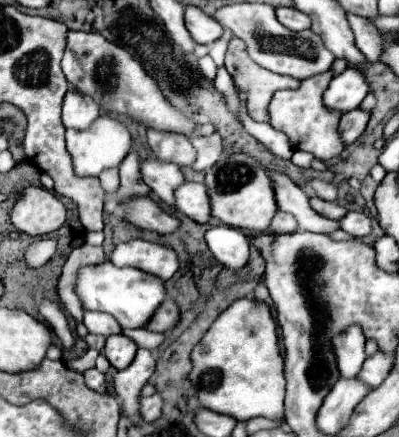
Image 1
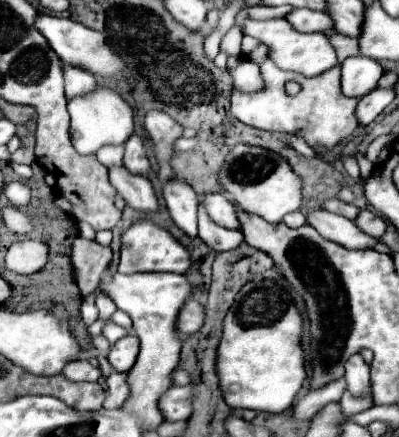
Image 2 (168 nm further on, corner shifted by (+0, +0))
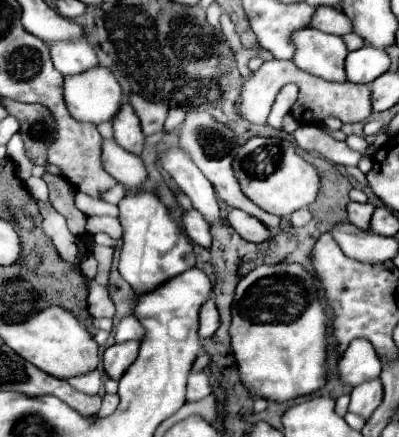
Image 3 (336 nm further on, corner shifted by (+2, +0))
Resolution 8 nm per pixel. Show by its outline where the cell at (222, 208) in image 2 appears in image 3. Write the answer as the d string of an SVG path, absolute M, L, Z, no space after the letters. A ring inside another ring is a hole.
M228 210L228 222L232 224L232 228L236 228L236 232L240 232L240 236L244 236L244 240L250 242L266 242L272 240L276 236L276 232L272 232L270 228L266 228L264 224L260 224L258 218L242 212L242 210Z

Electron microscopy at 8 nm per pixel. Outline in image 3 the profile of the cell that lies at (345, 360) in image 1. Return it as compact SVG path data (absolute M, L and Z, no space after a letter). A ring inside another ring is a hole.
M378 378L372 382L364 382L364 384L356 386L350 396L352 398L350 398L348 410L362 416L364 420L368 420L382 402L382 382Z

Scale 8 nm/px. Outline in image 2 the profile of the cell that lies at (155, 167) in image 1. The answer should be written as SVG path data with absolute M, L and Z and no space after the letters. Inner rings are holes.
M172 176L164 184L162 194L164 194L168 212L170 212L172 220L176 222L176 226L194 238L198 234L198 230L196 230L198 194L194 192L194 188L186 180Z

